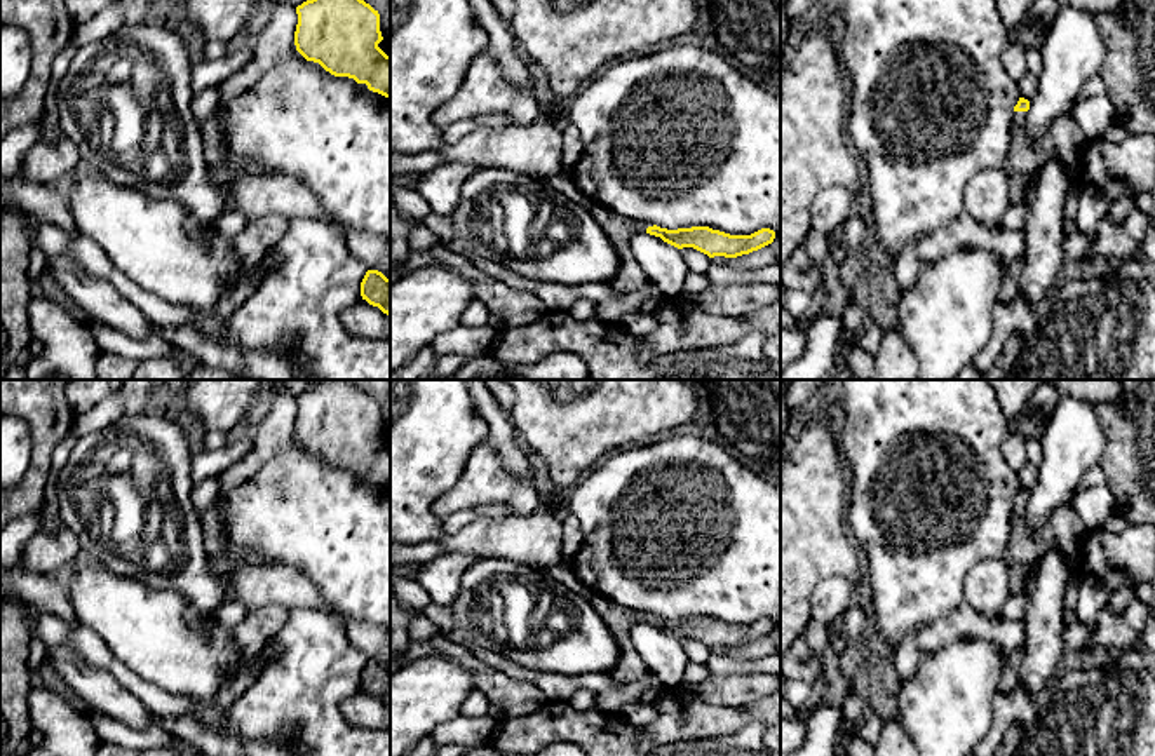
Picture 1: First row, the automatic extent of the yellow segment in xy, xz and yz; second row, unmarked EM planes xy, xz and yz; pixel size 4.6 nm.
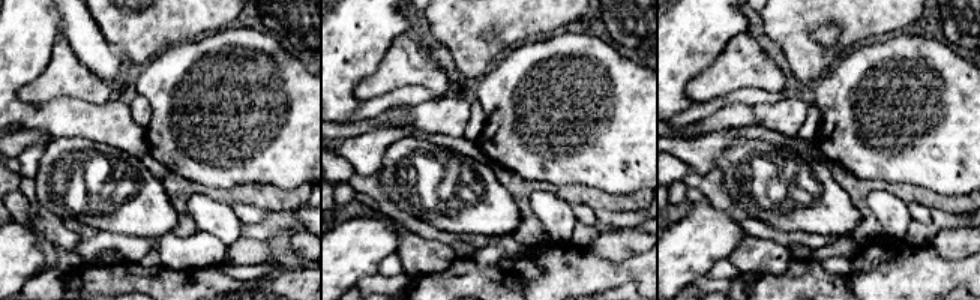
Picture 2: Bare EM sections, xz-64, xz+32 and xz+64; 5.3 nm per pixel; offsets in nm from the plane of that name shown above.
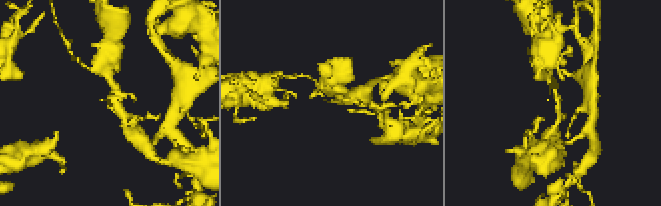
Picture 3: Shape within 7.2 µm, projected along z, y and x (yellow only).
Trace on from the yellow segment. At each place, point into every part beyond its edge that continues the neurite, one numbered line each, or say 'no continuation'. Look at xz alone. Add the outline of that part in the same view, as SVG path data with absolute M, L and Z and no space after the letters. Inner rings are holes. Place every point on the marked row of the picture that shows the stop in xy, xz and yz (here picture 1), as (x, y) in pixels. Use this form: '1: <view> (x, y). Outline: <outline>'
1: xz (619, 230). Outline: M592 202L591 214L598 225L605 230L606 237L613 244L618 258L620 270L618 275L611 280L613 289L617 291L636 291L648 284L646 275L631 251L631 239L636 233L646 232L652 223L641 223L627 219L608 207Z

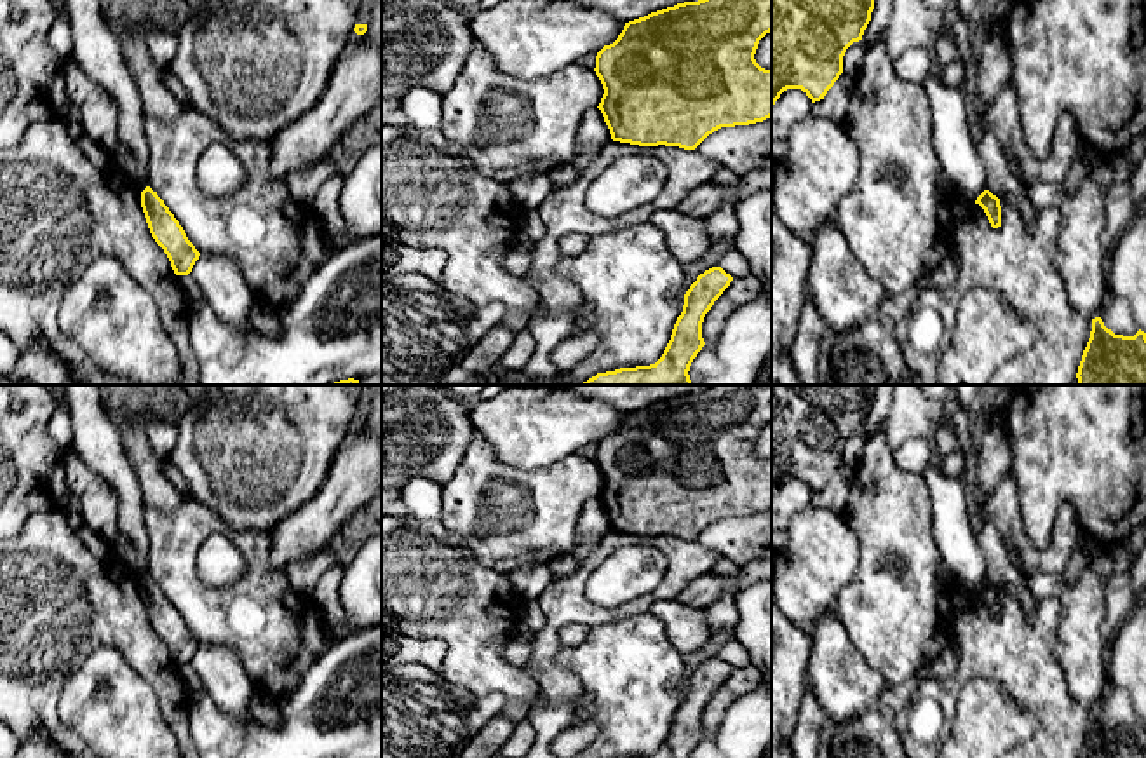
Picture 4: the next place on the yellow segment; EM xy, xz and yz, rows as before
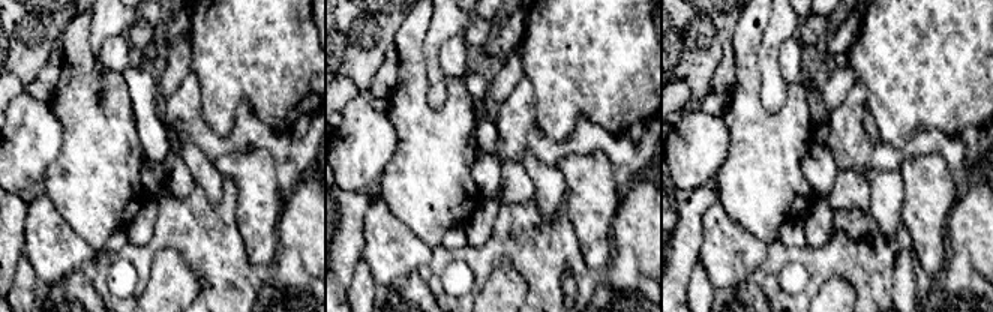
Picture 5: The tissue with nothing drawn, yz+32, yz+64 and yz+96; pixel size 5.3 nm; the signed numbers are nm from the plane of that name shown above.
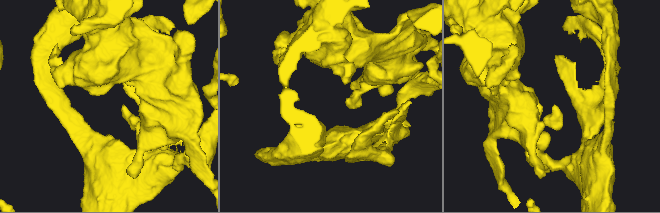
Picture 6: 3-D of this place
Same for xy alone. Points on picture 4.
no continuation

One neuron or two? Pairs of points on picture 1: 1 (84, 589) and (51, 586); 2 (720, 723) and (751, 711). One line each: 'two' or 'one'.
1: two
2: one

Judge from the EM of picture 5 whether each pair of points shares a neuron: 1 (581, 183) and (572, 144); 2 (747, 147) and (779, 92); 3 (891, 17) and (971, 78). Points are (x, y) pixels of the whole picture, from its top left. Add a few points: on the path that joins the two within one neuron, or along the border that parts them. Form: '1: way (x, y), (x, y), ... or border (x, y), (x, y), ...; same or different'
1: border (609, 158), (599, 150), (567, 153), (554, 165); different
2: border (759, 77), (761, 104), (773, 114); different
3: way (891, 56), (891, 92), (909, 110), (932, 110); same

